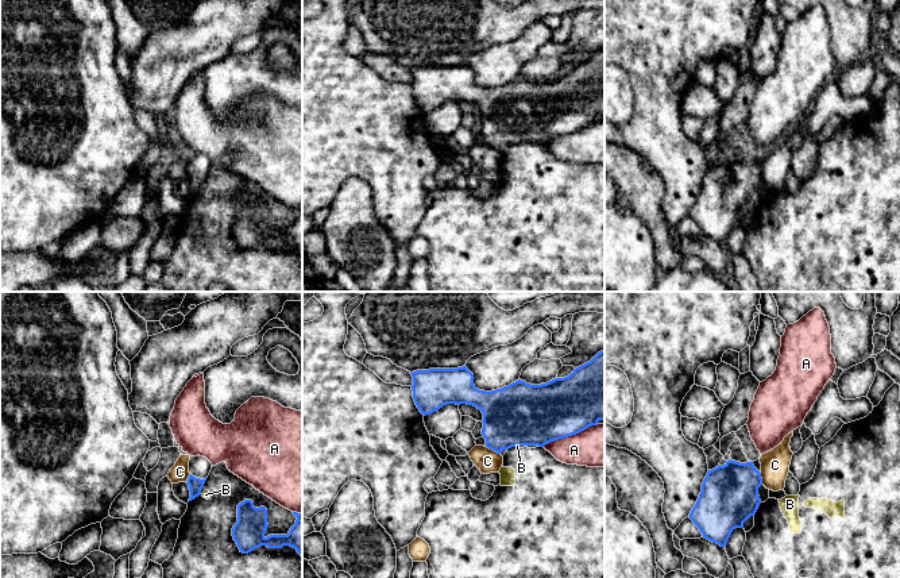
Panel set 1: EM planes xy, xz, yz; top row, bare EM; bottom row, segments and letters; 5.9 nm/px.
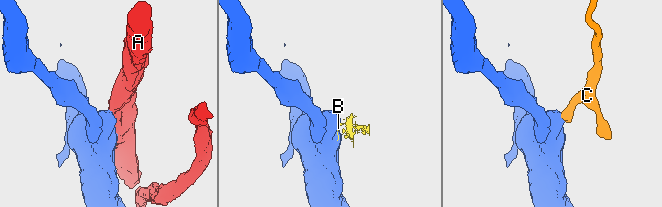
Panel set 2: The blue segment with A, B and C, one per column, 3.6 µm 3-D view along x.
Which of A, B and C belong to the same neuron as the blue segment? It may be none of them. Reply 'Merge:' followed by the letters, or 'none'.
Merge: none

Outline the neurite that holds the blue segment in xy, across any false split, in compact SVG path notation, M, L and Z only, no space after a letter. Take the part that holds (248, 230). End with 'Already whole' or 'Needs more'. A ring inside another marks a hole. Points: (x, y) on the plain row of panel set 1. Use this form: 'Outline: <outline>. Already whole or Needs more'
Outline: M244 197L237 203L237 220L232 226L232 234L240 250L248 251L260 243L269 246L282 246L290 243L302 254L302 211L293 209L296 221L287 232L264 234L267 228L267 207L255 205L251 197Z. Already whole

